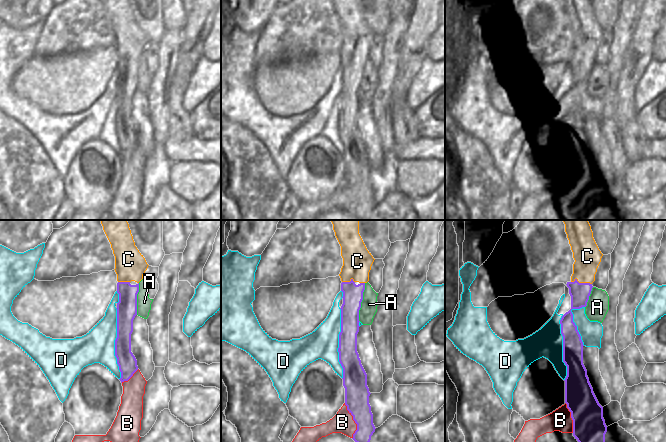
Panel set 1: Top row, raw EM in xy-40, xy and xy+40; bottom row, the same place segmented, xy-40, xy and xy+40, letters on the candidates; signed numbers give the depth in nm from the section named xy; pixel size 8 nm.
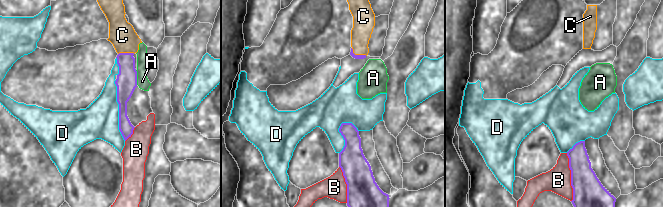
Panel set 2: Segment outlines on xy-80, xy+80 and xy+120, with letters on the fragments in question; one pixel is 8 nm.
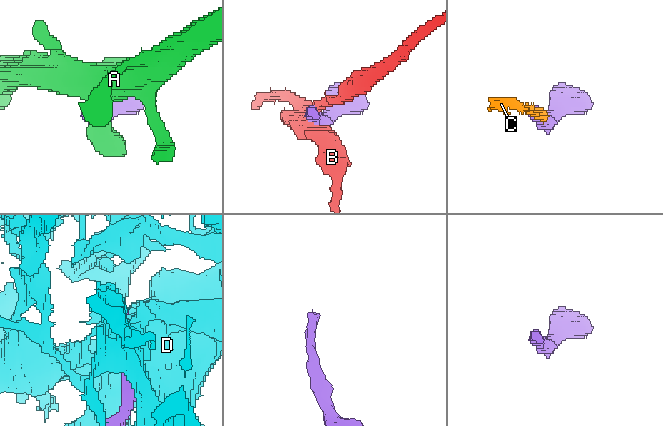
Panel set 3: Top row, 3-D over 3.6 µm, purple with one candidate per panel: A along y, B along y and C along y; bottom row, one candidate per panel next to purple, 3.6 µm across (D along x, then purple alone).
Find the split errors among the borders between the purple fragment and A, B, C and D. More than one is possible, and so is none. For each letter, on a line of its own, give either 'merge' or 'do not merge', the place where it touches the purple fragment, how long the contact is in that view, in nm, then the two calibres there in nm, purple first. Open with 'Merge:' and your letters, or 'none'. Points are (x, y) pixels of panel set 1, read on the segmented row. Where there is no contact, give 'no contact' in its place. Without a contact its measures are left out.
Merge: C
A: do not merge | xy (361, 301) | 320 nm | 160/130 nm
B: do not merge | xy (354, 420) | 300 nm | 190/170 nm
C: merge | xy+40 (581, 283) | 170 nm | 160/220 nm
D: do not merge | xy-40 (115, 344) | 600 nm | 150/280 nm

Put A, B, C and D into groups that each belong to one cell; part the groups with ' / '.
A / B / C / D

